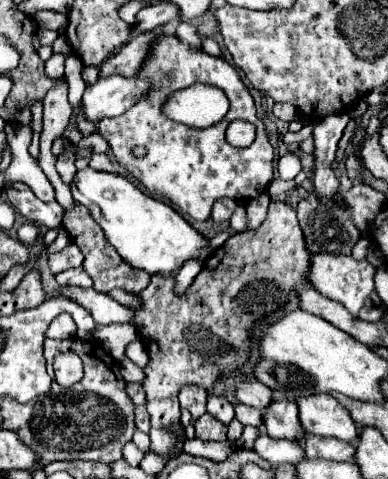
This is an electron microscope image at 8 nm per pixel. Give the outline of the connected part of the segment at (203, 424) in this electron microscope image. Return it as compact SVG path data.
M204 414L196 420L196 438L200 440L226 440L226 426L220 424L212 414Z

